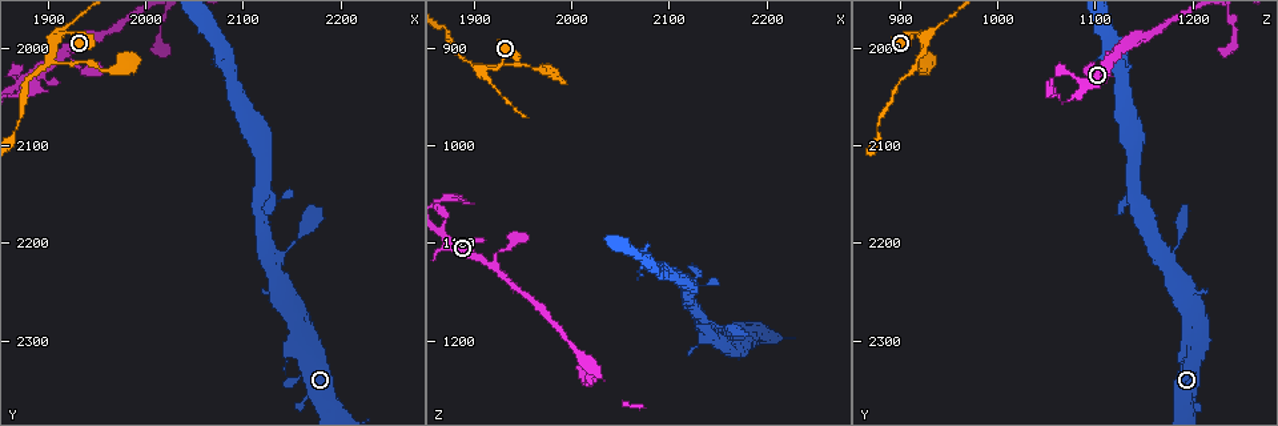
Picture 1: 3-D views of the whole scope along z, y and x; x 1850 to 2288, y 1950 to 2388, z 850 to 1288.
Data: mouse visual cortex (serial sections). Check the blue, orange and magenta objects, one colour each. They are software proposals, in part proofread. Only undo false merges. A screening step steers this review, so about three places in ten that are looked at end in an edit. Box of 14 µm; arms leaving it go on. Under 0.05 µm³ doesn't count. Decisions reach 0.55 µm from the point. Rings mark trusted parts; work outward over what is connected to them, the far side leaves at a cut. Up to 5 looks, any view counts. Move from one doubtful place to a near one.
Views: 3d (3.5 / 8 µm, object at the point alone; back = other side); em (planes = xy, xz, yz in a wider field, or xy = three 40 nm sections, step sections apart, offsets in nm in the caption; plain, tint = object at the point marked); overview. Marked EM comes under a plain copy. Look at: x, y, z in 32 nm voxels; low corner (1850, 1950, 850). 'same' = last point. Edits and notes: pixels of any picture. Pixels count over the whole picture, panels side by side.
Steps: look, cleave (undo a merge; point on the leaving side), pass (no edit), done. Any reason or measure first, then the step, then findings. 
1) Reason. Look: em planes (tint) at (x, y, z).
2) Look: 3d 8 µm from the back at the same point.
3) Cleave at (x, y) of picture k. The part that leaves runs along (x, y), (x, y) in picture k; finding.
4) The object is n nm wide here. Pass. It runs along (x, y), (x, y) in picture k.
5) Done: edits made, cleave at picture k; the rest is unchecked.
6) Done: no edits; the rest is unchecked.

Arms part here. Look: 3d 3.5 µm at (1920, 2005, 1125).

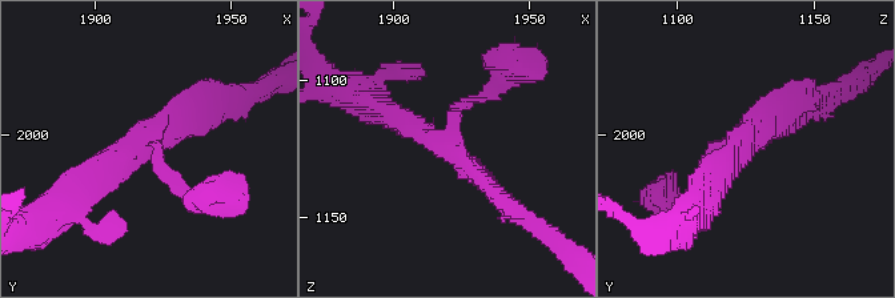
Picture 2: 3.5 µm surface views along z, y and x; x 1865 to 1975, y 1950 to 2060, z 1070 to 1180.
Shape alone is not enough. Look: em planes (tint) at (1916, 2002, 1124).

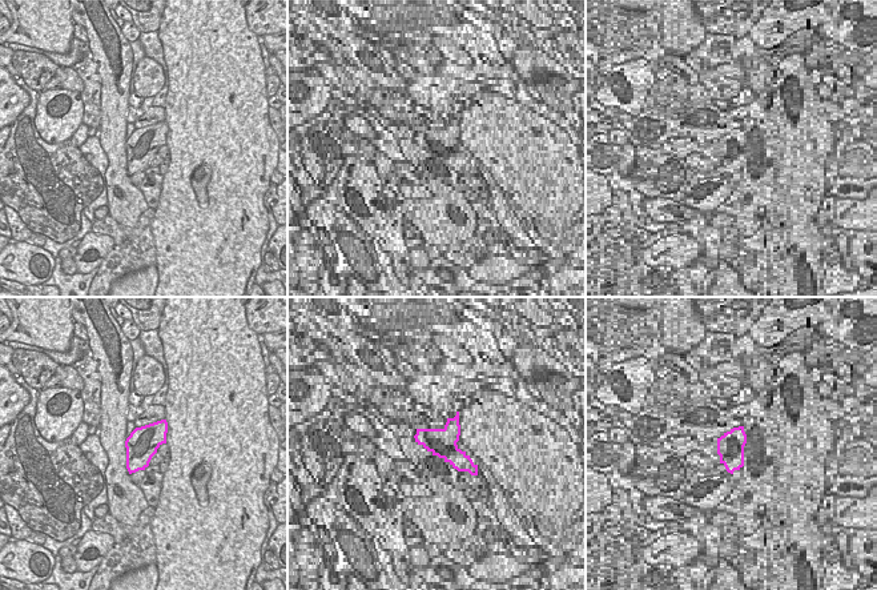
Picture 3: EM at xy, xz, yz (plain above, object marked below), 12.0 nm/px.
Pass. All the same cell.

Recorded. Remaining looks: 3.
Branch point. Look: 3d 8 µm at (1905, 2010, 920).

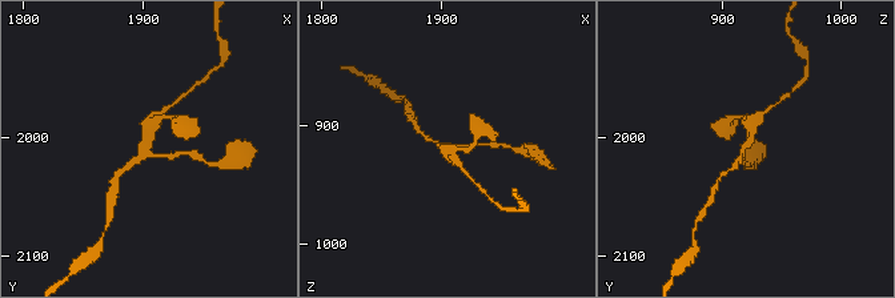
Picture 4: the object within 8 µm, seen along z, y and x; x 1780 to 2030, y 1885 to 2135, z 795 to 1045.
Look: 3d 3.5 µm at (1902, 2008, 918).

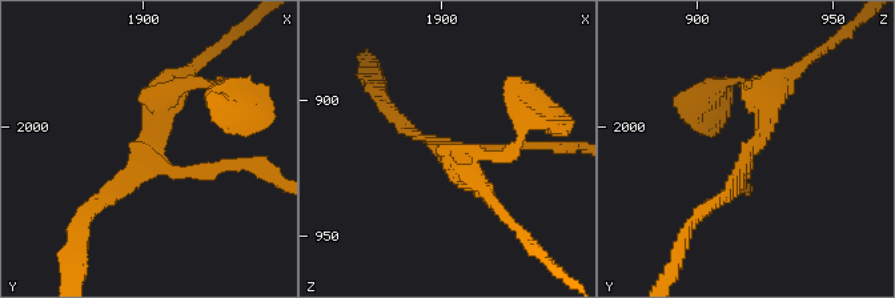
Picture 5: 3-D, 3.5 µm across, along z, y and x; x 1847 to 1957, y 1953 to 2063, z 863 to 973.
Pass. It runs along (753, 83), (766, 128), (742, 164) in picture 5; one cell here.

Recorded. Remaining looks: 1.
Done: no edits; the rest is unchecked.

